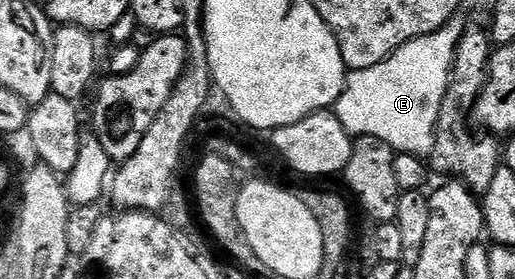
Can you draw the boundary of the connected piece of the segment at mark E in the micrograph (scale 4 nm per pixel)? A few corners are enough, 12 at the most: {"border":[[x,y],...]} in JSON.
{"border":[[466,20],[349,71],[354,137],[428,157]]}

